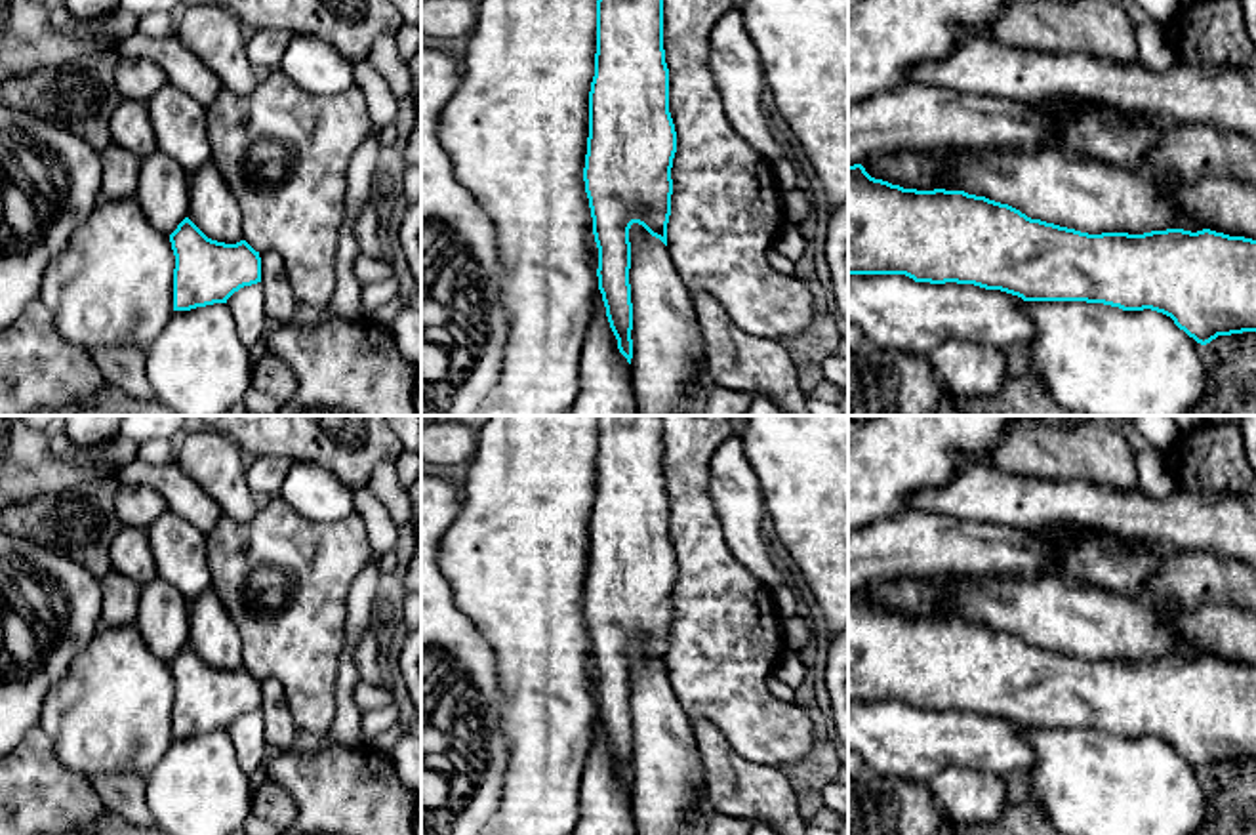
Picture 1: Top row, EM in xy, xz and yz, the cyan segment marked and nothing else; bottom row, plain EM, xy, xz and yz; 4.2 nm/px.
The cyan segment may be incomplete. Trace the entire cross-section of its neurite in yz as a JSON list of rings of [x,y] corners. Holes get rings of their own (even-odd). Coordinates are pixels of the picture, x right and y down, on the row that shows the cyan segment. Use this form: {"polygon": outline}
{"polygon": [[[861,164],[848,166],[848,275],[905,275],[915,282],[974,284],[1023,301],[1086,301],[1123,311],[1151,309],[1174,320],[1197,343],[1218,336],[1256,332],[1256,240],[1210,229],[1151,231],[1144,234],[1088,234],[964,191],[917,191],[871,177]]]}

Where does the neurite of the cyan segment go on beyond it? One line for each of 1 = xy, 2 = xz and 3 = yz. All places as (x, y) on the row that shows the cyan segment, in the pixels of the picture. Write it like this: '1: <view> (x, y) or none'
1: none
2: none
3: none

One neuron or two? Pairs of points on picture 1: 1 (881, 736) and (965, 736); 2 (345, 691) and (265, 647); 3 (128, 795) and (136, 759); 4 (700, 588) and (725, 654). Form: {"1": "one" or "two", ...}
{"1": "one", "2": "two", "3": "two", "4": "one"}

